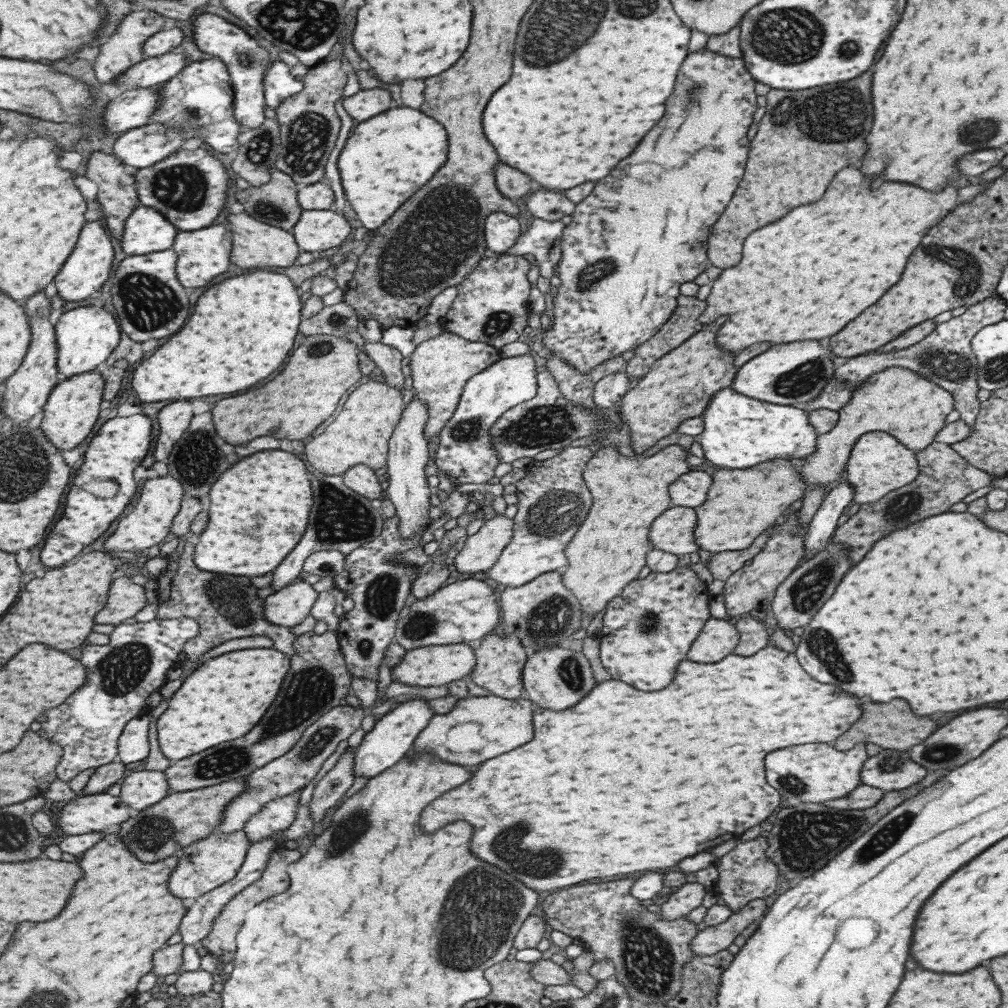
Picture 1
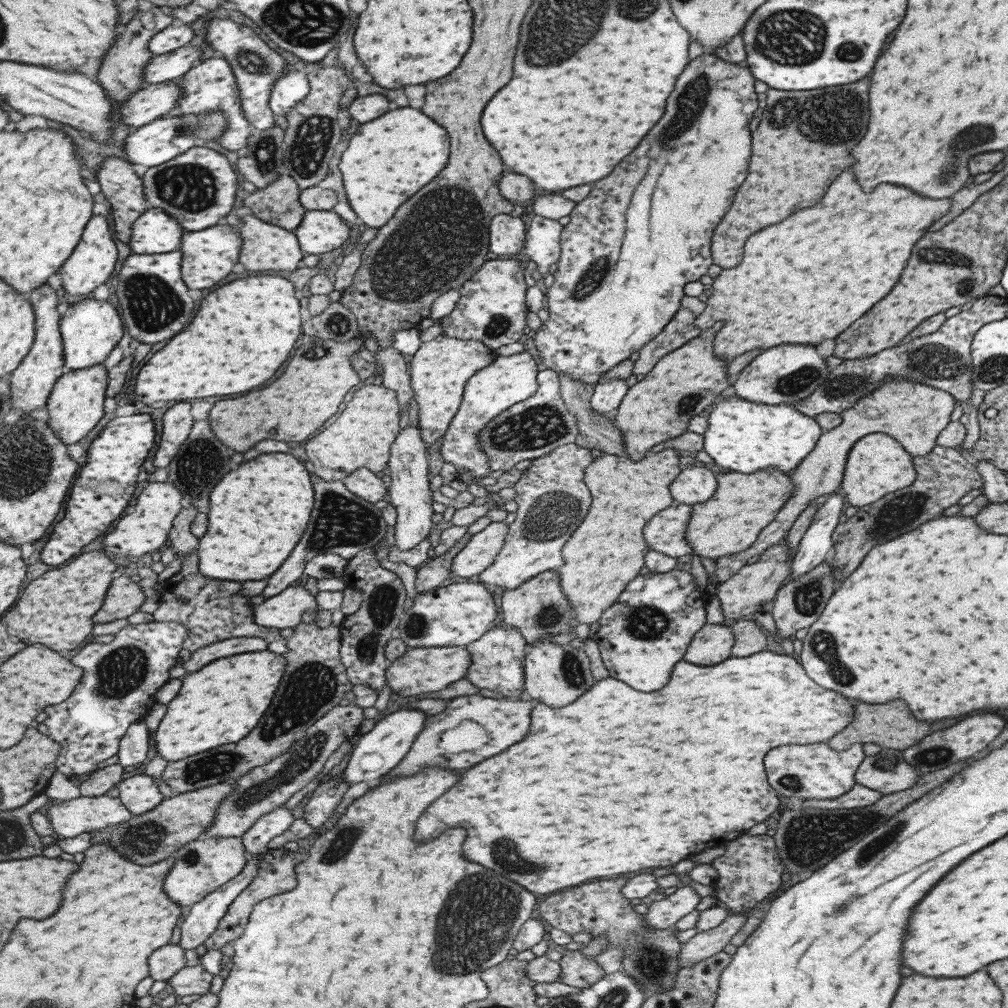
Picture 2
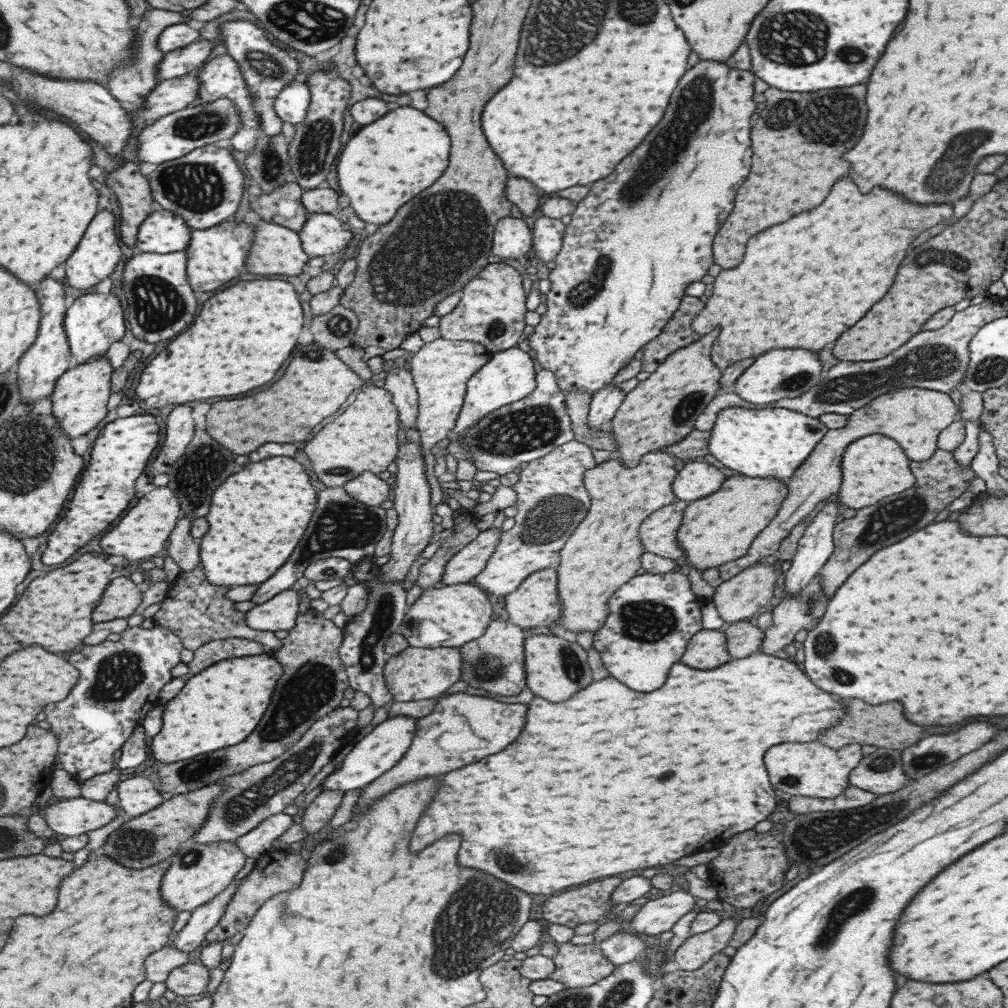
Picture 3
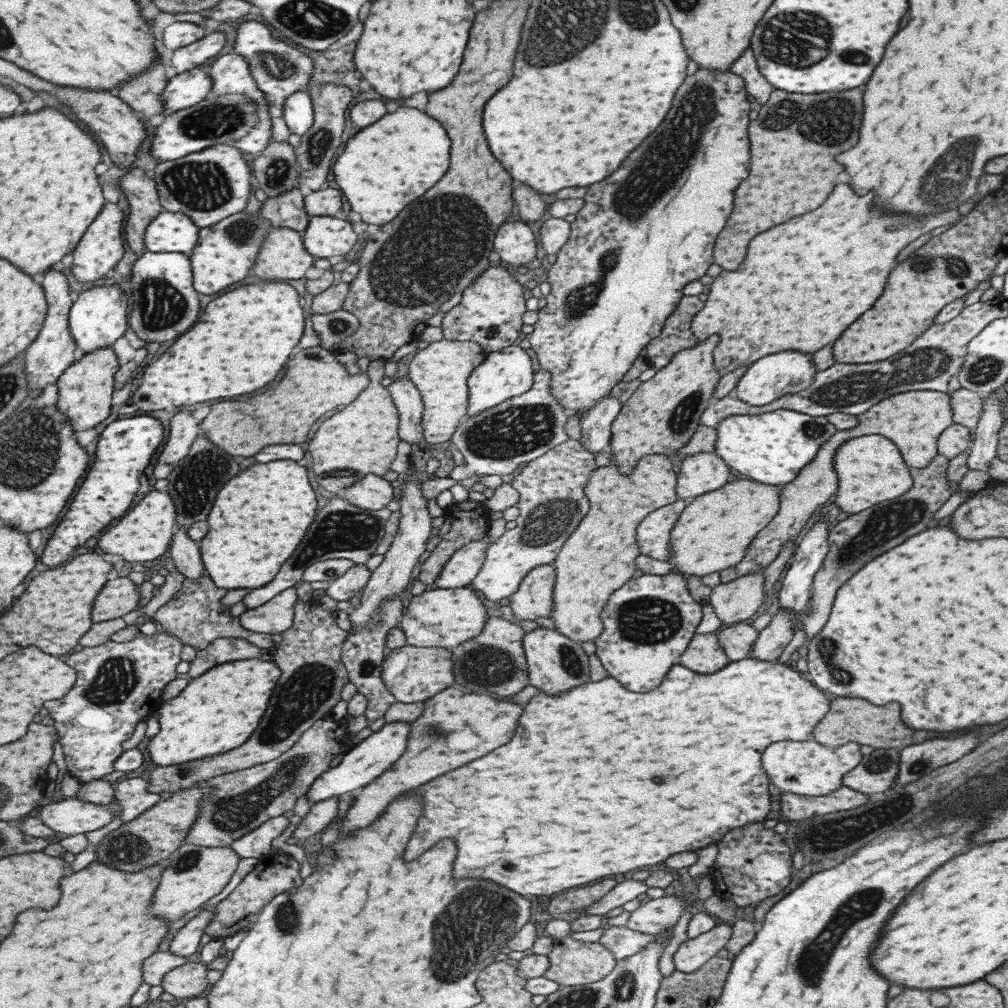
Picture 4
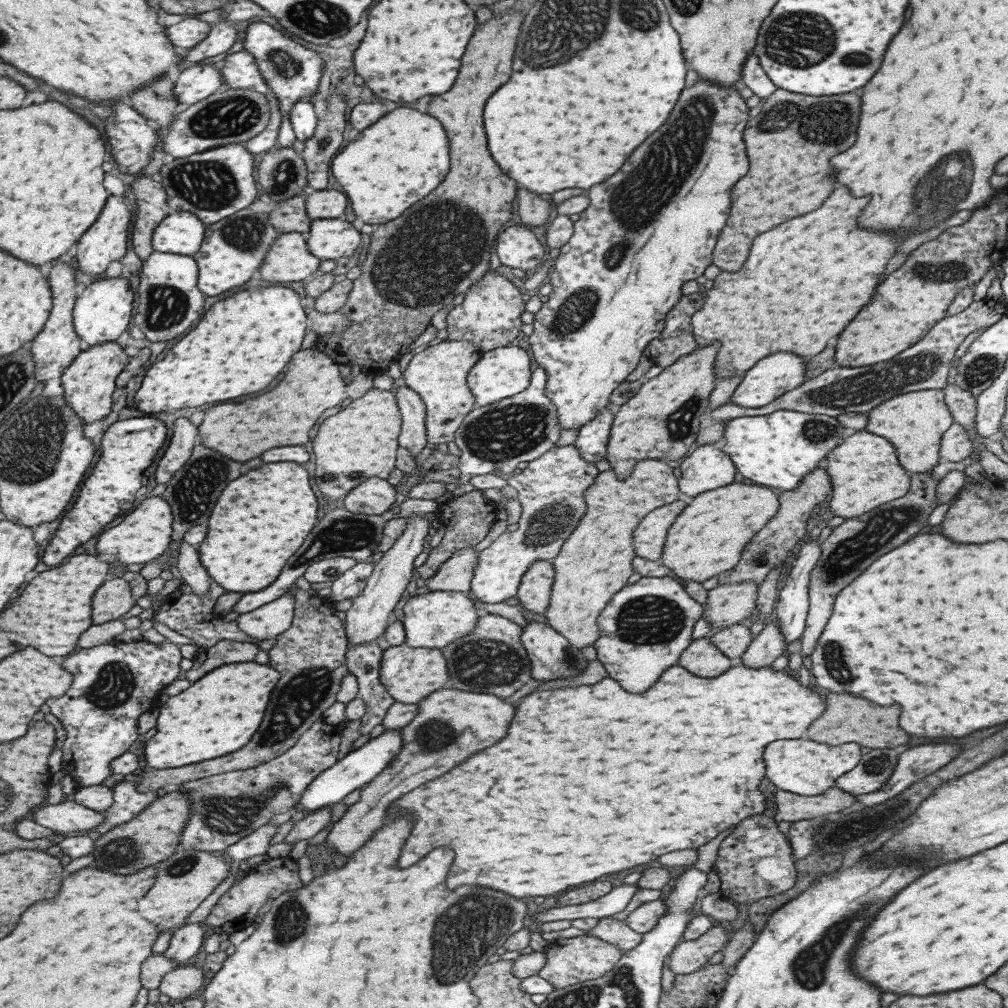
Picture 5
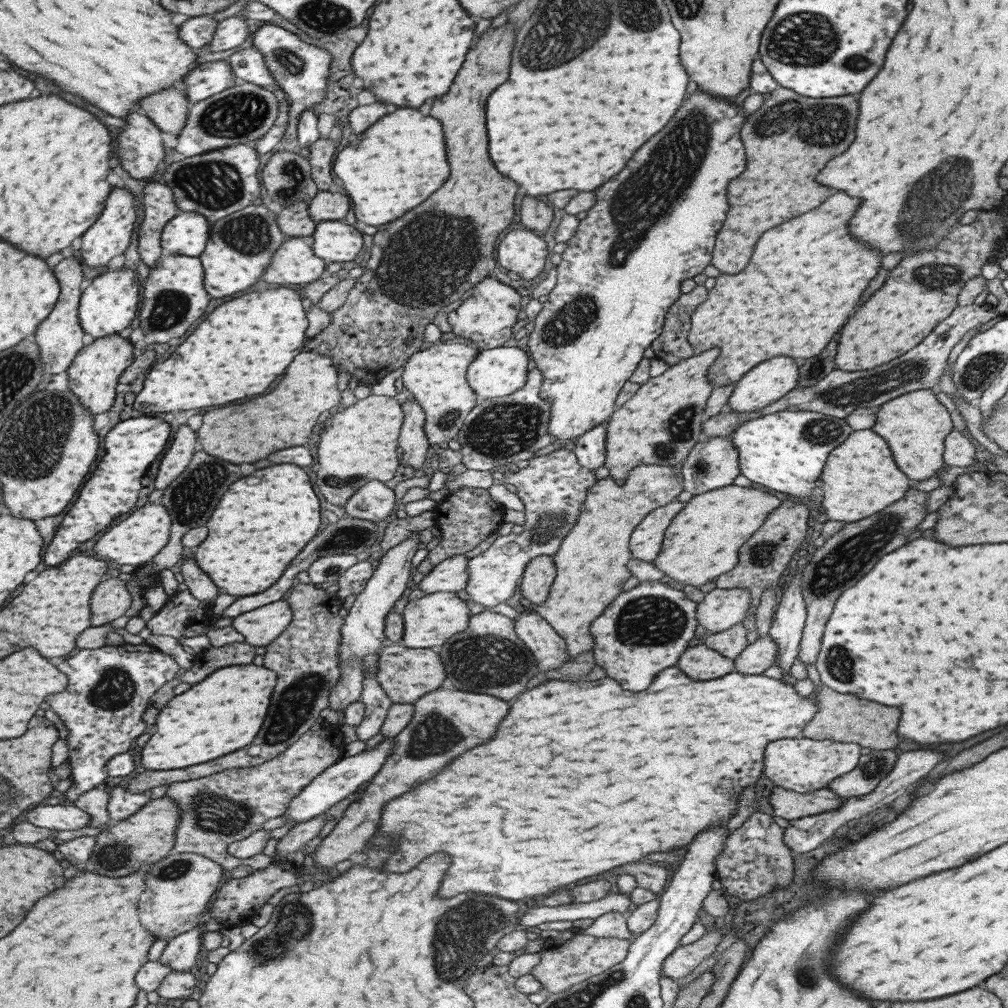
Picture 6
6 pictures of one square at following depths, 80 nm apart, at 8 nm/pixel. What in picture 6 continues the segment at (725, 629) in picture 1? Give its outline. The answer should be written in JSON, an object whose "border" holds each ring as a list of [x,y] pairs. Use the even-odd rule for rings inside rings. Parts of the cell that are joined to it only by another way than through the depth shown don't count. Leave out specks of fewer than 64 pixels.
{"border":[[[700,642],[688,647],[677,662],[677,668],[693,680],[713,680],[734,671],[734,662],[721,654],[705,648]]]}

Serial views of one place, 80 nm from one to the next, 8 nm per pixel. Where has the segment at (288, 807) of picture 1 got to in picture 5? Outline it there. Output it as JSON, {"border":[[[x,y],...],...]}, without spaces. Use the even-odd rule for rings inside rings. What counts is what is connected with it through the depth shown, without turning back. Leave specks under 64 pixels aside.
{"border":[[[267,823],[265,826],[250,832],[244,839],[239,840],[228,848],[228,855],[235,862],[253,858],[253,856],[267,855],[269,844],[277,834],[277,825]]]}

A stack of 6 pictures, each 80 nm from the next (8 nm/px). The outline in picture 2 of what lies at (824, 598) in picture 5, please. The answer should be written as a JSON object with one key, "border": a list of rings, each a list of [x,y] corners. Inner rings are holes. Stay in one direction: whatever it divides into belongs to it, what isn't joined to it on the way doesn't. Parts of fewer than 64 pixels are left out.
{"border":[[[935,445],[925,456],[912,459],[916,470],[915,480],[905,488],[897,489],[888,495],[878,498],[871,504],[859,507],[855,515],[838,524],[831,533],[832,552],[830,565],[837,568],[837,578],[843,580],[857,568],[861,558],[867,554],[869,548],[891,540],[919,524],[937,518],[939,514],[969,490],[982,488],[983,479],[976,471],[975,463],[965,456],[961,456],[957,448]]]}

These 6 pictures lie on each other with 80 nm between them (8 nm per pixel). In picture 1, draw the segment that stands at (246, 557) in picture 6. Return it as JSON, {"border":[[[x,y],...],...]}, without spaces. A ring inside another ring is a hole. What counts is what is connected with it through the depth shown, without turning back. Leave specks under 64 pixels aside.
{"border":[[[265,450],[253,456],[247,456],[231,470],[227,470],[211,490],[211,522],[207,530],[196,540],[196,563],[204,571],[237,574],[237,576],[263,576],[273,572],[289,552],[303,538],[309,516],[313,508],[313,488],[309,480],[309,470],[303,460],[285,450]]]}

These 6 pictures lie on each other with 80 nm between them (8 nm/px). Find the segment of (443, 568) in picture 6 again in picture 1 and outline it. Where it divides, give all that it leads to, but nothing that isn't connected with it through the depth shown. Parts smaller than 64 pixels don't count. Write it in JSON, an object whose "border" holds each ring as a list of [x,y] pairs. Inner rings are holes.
{"border":[[[496,515],[484,520],[474,534],[468,536],[453,564],[456,570],[474,577],[493,566],[500,552],[507,546],[512,537],[513,521],[504,515]]]}

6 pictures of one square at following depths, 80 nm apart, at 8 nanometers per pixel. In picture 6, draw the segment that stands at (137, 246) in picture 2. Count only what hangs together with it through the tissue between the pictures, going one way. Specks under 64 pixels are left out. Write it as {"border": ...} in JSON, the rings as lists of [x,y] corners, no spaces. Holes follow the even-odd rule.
{"border":[[[182,211],[165,225],[162,247],[183,256],[203,255],[212,236],[212,222],[195,211]]]}

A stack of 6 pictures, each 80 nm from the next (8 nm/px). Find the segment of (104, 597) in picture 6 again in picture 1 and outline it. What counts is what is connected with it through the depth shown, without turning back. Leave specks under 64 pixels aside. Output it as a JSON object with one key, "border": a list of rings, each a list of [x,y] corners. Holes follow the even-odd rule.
{"border":[[[123,576],[113,582],[109,604],[97,614],[97,624],[119,626],[147,606],[145,588]]]}

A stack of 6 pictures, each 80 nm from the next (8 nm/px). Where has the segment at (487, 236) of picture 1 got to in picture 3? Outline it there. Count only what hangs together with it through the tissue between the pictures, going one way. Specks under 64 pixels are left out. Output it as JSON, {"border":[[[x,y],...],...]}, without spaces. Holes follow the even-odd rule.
{"border":[[[506,216],[494,225],[491,255],[517,259],[518,256],[527,254],[531,248],[531,232],[523,218]]]}

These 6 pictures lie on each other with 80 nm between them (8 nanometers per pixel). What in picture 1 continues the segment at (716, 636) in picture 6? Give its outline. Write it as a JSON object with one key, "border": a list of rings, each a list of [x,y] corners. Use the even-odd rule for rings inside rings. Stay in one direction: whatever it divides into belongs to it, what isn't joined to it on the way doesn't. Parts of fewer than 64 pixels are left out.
{"border":[[[742,616],[740,620],[736,621],[734,627],[739,633],[739,641],[733,650],[733,654],[751,656],[766,647],[770,634],[770,627],[767,622]]]}

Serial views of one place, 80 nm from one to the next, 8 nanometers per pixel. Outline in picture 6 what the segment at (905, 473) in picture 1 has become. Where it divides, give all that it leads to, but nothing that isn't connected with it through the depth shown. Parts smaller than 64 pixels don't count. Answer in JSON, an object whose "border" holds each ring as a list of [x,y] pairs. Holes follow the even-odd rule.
{"border":[[[871,429],[855,430],[841,444],[833,448],[825,459],[819,478],[820,489],[823,491],[821,506],[825,508],[827,520],[838,520],[843,524],[861,520],[888,507],[892,502],[899,500],[911,484],[911,480],[894,463],[892,452],[885,439]]]}

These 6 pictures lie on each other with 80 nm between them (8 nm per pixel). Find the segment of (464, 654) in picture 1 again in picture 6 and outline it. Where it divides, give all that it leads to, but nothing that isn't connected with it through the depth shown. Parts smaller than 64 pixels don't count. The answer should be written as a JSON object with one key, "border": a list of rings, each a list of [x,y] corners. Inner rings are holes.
{"border":[[[403,645],[387,646],[379,650],[378,683],[395,704],[411,704],[425,692],[439,688],[445,678],[443,664],[435,649],[405,648]]]}

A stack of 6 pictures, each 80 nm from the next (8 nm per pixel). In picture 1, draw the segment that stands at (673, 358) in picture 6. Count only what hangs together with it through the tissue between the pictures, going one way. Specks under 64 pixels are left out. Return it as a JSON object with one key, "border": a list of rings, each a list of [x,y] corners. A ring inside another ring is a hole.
{"border":[[[680,294],[676,303],[677,306],[659,330],[632,350],[633,356],[625,365],[628,377],[643,377],[655,360],[677,348],[694,332],[702,329],[703,324],[699,322],[698,316],[704,311],[706,302],[695,296]]]}

